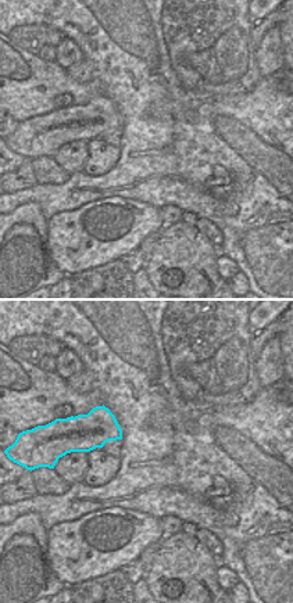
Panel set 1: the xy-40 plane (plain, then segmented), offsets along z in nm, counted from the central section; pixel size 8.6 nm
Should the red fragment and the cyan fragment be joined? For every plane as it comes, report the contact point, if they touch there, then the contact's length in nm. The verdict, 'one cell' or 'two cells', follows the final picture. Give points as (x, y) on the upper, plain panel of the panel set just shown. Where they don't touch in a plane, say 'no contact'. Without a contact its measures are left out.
no contact

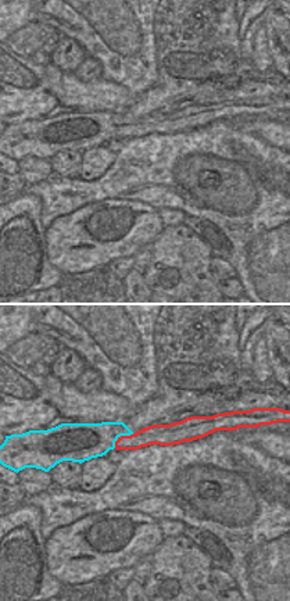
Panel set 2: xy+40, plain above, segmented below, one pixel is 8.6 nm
meets red at (121, 125); contact 220 nm long

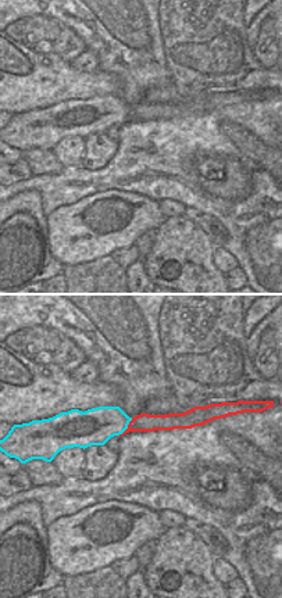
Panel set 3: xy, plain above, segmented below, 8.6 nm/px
meets red at (128, 117); contact 200 nm long

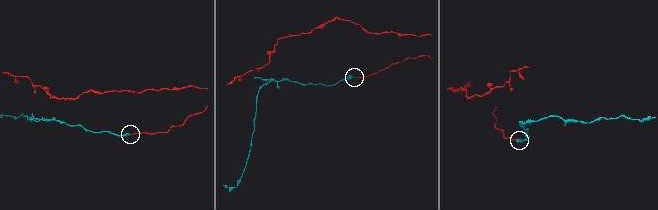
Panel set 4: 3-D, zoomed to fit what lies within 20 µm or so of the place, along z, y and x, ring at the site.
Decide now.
one cell

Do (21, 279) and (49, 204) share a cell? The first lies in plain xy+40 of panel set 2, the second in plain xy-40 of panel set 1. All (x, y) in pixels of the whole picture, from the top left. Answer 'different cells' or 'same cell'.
different cells

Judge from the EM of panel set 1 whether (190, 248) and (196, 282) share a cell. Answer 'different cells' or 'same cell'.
same cell

